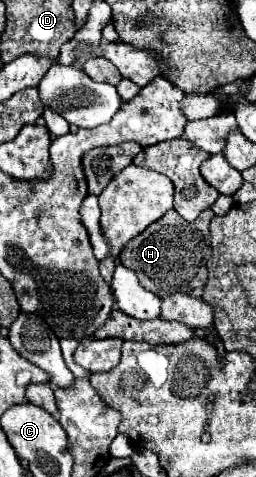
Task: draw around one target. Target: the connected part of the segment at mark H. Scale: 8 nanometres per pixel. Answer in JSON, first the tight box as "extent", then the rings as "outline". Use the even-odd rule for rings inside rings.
{"extent":[120,210,212,298],"outline":[[[170,210],[124,246],[120,252],[122,266],[134,270],[140,286],[154,292],[158,298],[166,298],[174,292],[190,294],[202,288],[206,284],[206,262],[212,252],[208,232],[212,216],[212,210],[204,210],[194,222],[186,222],[176,210]]]}

